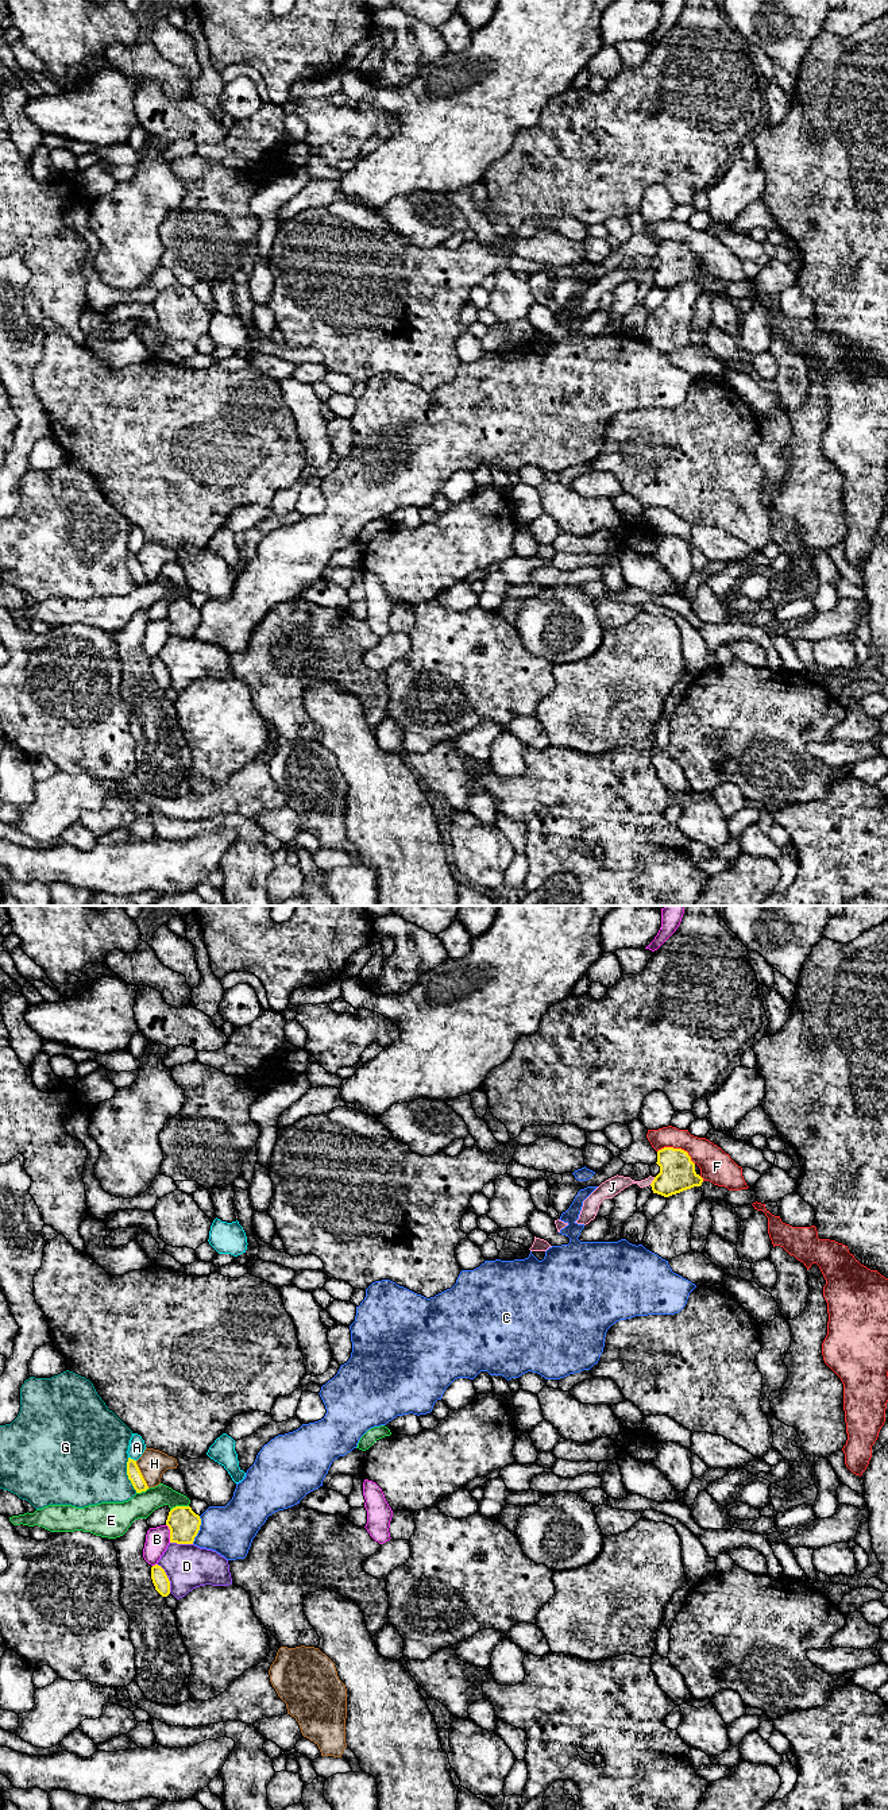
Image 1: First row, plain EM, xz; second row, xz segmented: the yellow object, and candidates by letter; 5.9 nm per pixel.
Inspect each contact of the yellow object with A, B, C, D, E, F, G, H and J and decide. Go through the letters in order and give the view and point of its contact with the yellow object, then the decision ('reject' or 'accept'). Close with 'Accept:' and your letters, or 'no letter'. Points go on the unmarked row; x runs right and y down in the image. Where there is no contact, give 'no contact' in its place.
A: contact xz (132, 552); reject
B: contact xz (170, 626); reject
C: contact xz (199, 622); reject
D: contact xz (168, 671); reject
E: contact xz (178, 599); reject
F: contact xz (678, 242); reject
G: contact xz (127, 567); reject
H: contact xz (141, 567); reject
J: contact xz (652, 274); reject
Accept: no letter

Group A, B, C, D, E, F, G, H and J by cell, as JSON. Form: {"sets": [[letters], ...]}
{"sets": [["A"], ["B"], ["C"], ["D"], ["E"], ["F"], ["G"], ["H"], ["J"]]}

